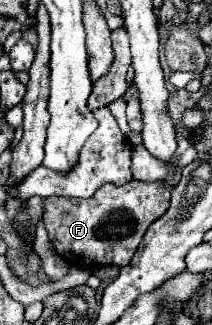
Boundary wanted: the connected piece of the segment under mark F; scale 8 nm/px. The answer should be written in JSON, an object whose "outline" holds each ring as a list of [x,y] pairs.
{"outline":[[[132,180],[126,186],[112,186],[104,184],[96,190],[92,198],[62,198],[62,196],[50,196],[44,198],[44,224],[50,236],[52,246],[60,256],[64,256],[68,262],[84,262],[84,264],[128,264],[128,260],[134,256],[144,232],[148,226],[166,214],[170,206],[170,190],[162,186],[160,182],[140,182]]]}

